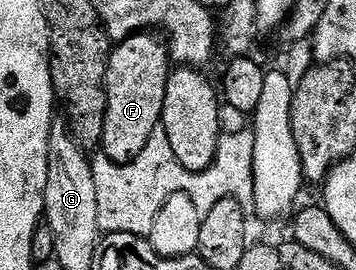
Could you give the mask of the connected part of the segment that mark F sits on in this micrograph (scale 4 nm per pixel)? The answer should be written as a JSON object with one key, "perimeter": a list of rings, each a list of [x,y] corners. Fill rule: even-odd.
{"perimeter":[[[149,32],[133,34],[116,43],[109,51],[105,95],[107,116],[103,124],[100,149],[104,157],[115,163],[130,162],[147,148],[151,132],[161,125],[163,96],[171,73],[171,55],[168,45]]]}

